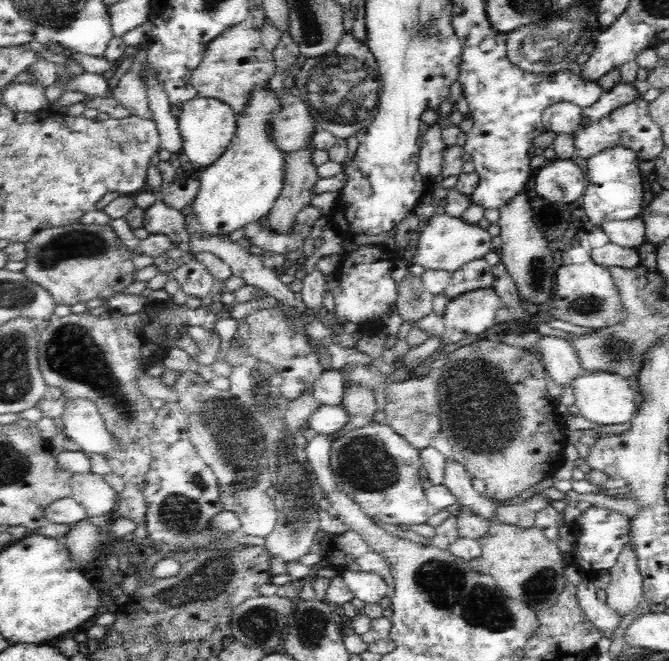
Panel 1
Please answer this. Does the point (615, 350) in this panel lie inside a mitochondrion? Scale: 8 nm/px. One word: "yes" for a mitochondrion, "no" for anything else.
yes

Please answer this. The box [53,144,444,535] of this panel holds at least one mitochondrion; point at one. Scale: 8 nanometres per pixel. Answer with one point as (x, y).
(229, 430)

